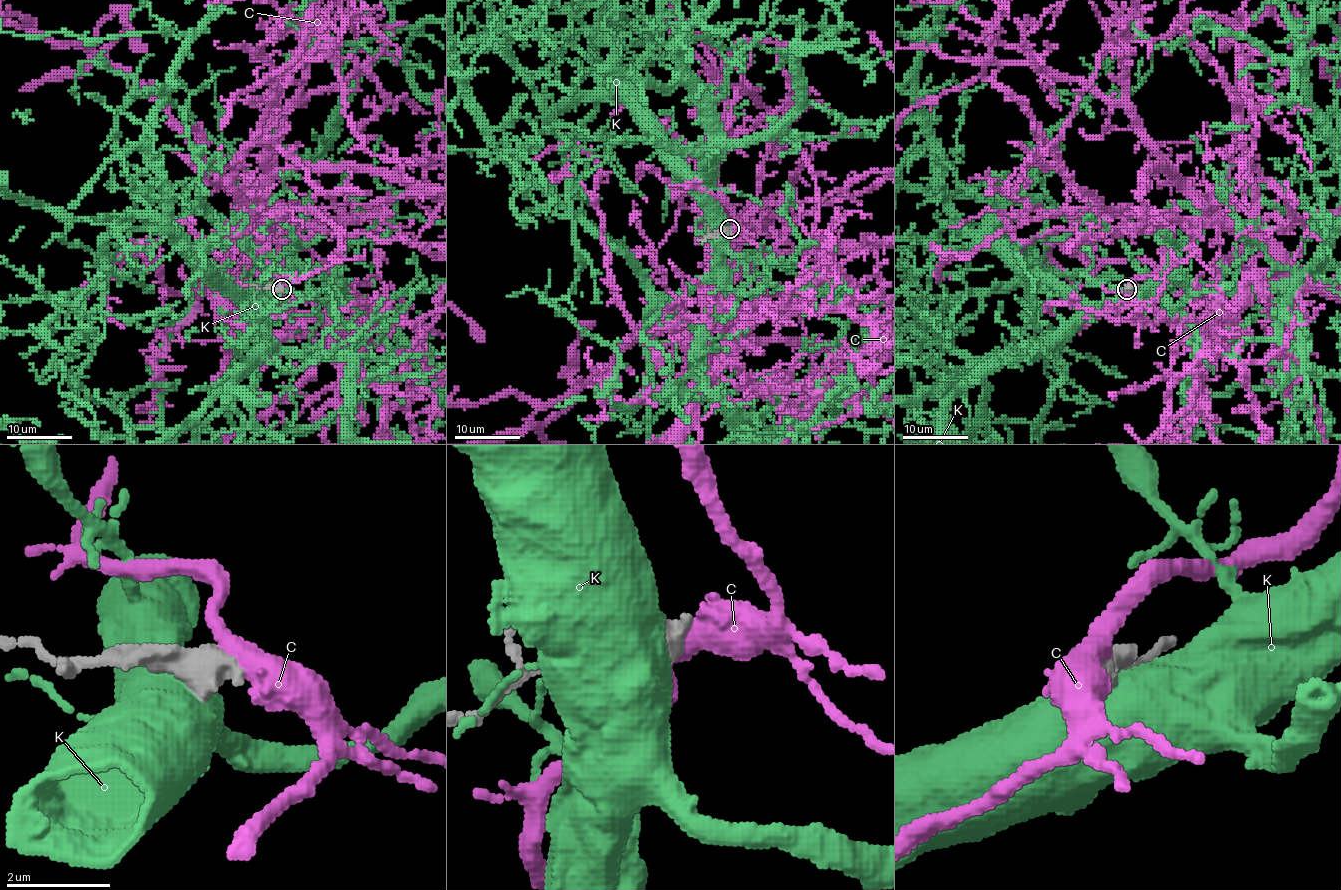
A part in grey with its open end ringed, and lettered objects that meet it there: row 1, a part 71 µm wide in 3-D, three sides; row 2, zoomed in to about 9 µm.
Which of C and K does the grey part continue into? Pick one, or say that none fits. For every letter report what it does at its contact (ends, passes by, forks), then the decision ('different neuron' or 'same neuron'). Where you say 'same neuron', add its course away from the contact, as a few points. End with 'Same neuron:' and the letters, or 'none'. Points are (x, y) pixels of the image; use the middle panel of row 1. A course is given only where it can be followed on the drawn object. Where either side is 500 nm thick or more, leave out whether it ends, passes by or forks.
C: different neuron
K: different neuron
Same neuron: none

